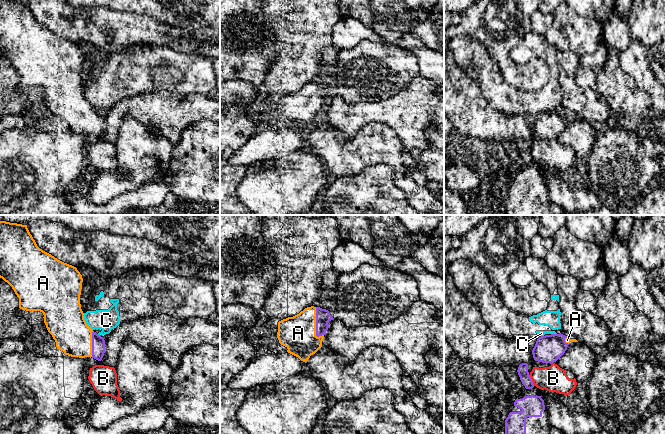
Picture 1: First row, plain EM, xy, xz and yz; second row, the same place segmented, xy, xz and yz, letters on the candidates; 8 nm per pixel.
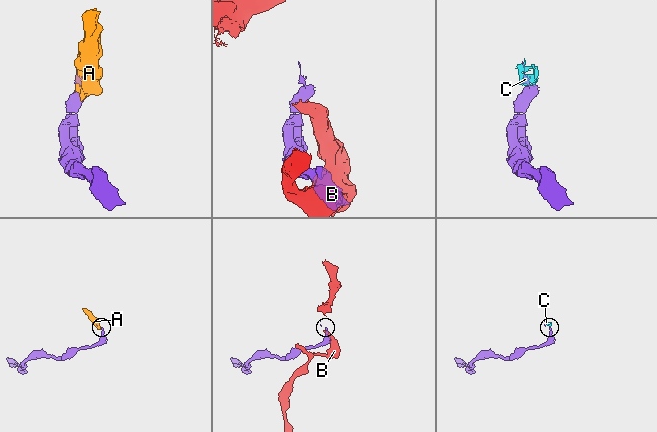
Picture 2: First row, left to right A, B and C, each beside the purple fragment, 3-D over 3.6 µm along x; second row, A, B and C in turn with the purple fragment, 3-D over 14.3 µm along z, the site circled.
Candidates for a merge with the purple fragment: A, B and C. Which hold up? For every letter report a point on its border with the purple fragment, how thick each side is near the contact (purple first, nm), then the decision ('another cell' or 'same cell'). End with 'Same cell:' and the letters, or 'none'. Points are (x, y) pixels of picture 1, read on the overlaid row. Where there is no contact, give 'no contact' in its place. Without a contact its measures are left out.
A: contact xz (316, 322); calibres 120 and 280 nm; same cell
B: contact yz (531, 380); calibres 90 and 200 nm; another cell
C: contact yz (554, 334); calibres 220 and 50 nm; another cell
Same cell: A

